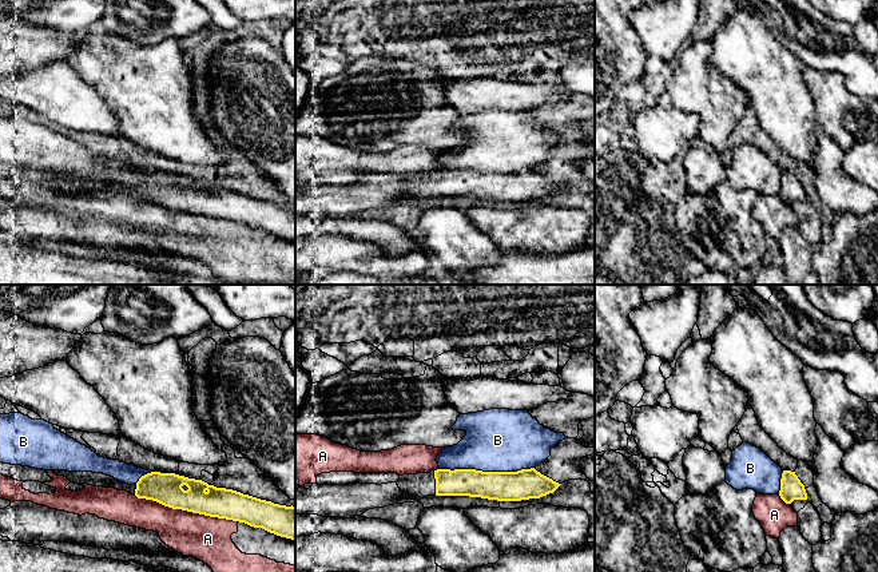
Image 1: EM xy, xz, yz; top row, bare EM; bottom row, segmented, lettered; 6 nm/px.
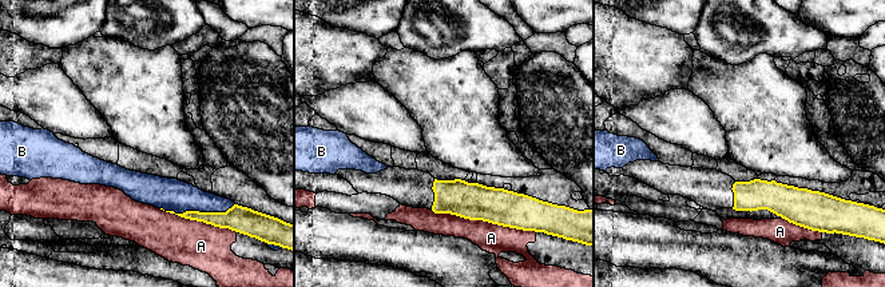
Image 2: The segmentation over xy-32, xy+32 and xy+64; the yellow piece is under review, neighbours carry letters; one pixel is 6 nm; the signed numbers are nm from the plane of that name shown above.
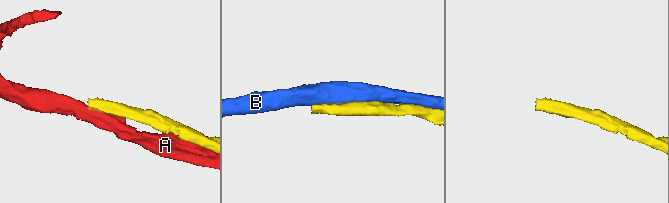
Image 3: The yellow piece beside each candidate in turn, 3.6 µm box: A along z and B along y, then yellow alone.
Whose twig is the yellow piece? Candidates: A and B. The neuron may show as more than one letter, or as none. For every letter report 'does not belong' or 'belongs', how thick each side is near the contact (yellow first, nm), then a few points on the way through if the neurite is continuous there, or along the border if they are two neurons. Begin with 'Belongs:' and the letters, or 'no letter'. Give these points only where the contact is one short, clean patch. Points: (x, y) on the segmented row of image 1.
Belongs: no letter
A: does not belong | 190/280 nm
B: does not belong | 180/380 nm

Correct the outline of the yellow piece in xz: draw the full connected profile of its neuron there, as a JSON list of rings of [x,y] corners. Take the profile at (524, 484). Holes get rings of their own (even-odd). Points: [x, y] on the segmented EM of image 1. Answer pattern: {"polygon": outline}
{"polygon": [[[531,468],[517,472],[437,469],[429,473],[400,476],[397,485],[416,501],[428,496],[469,496],[497,501],[521,501],[553,493],[561,484]]]}

